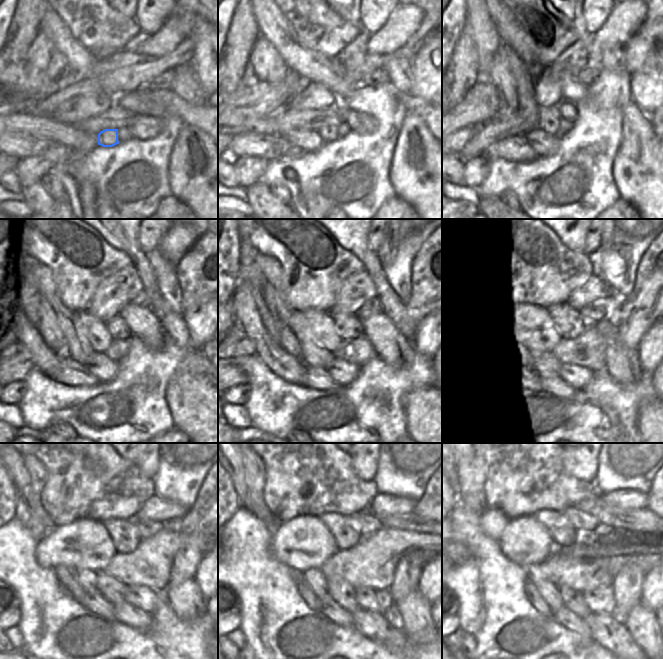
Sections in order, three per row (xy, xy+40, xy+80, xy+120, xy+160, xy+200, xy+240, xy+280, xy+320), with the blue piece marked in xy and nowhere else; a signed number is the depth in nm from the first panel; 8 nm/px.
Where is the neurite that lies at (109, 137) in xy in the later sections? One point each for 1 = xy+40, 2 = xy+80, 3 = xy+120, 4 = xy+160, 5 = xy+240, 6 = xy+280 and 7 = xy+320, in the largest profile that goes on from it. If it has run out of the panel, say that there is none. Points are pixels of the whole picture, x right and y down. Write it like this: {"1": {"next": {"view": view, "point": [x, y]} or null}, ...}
{"1": {"next": {"view": "xy+40", "point": [328, 129]}}, "2": {"next": {"view": "xy+80", "point": [549, 118]}}, "3": {"next": {"view": "xy+120", "point": [101, 339]}}, "4": {"next": {"view": "xy+160", "point": [327, 339]}}, "5": {"next": {"view": "xy+240", "point": [101, 558]}}, "6": {"next": {"view": "xy+280", "point": [323, 549]}}, "7": {"next": {"view": "xy+320", "point": [547, 549]}}}

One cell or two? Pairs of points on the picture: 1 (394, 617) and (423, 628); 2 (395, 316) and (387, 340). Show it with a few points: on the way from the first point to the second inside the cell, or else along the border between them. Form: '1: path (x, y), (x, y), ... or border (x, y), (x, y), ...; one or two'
1: border (395, 605), (401, 616), (402, 628); two
2: border (389, 319), (396, 326); two

